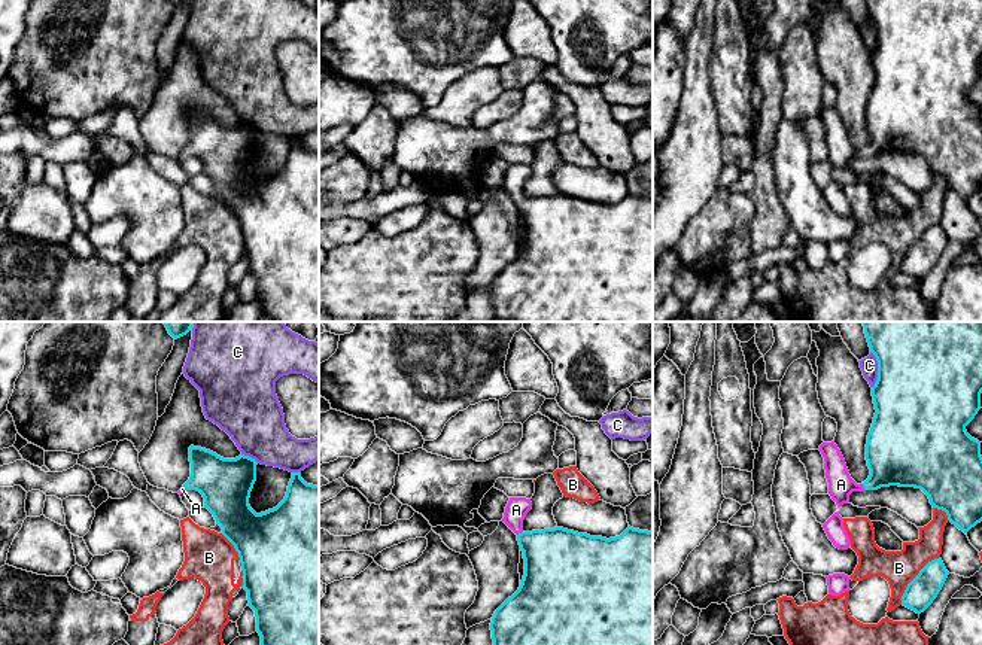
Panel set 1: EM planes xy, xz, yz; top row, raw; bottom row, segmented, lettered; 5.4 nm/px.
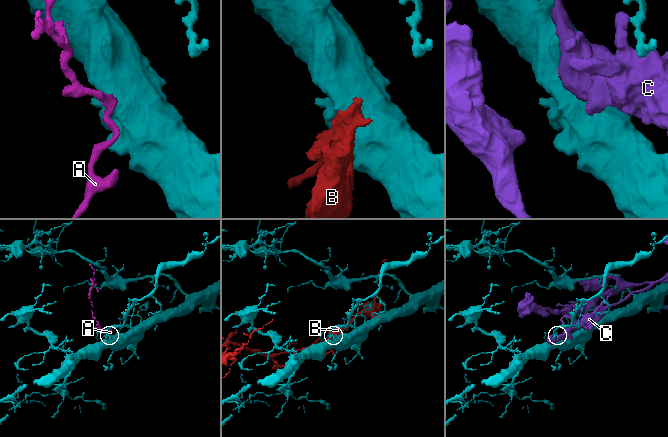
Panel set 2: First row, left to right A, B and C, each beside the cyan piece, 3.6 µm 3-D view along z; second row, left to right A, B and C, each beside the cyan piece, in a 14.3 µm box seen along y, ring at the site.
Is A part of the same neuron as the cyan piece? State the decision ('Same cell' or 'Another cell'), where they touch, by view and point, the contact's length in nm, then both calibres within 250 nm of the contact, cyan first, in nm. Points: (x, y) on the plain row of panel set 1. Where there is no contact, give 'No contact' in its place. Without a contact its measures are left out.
Same cell. Touches cyan at yz (863, 152). Shared border 40 nm. Thickness 340 nm (cyan) against 140 nm

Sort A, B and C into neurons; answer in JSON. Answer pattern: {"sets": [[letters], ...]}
{"sets": [["A"], ["B"], ["C"]]}

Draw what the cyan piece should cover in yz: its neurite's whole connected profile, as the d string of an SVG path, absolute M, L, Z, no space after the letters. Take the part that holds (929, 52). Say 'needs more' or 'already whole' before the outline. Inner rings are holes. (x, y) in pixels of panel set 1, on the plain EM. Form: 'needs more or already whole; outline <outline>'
needs more; outline M866 0L866 4L878 27L878 46L872 54L876 79L866 110L870 142L864 149L857 150L834 107L823 109L818 116L824 124L829 161L839 174L849 168L852 158L890 152L921 155L933 174L945 177L948 186L967 200L982 188L981 109L966 97L981 76L982 0Z

